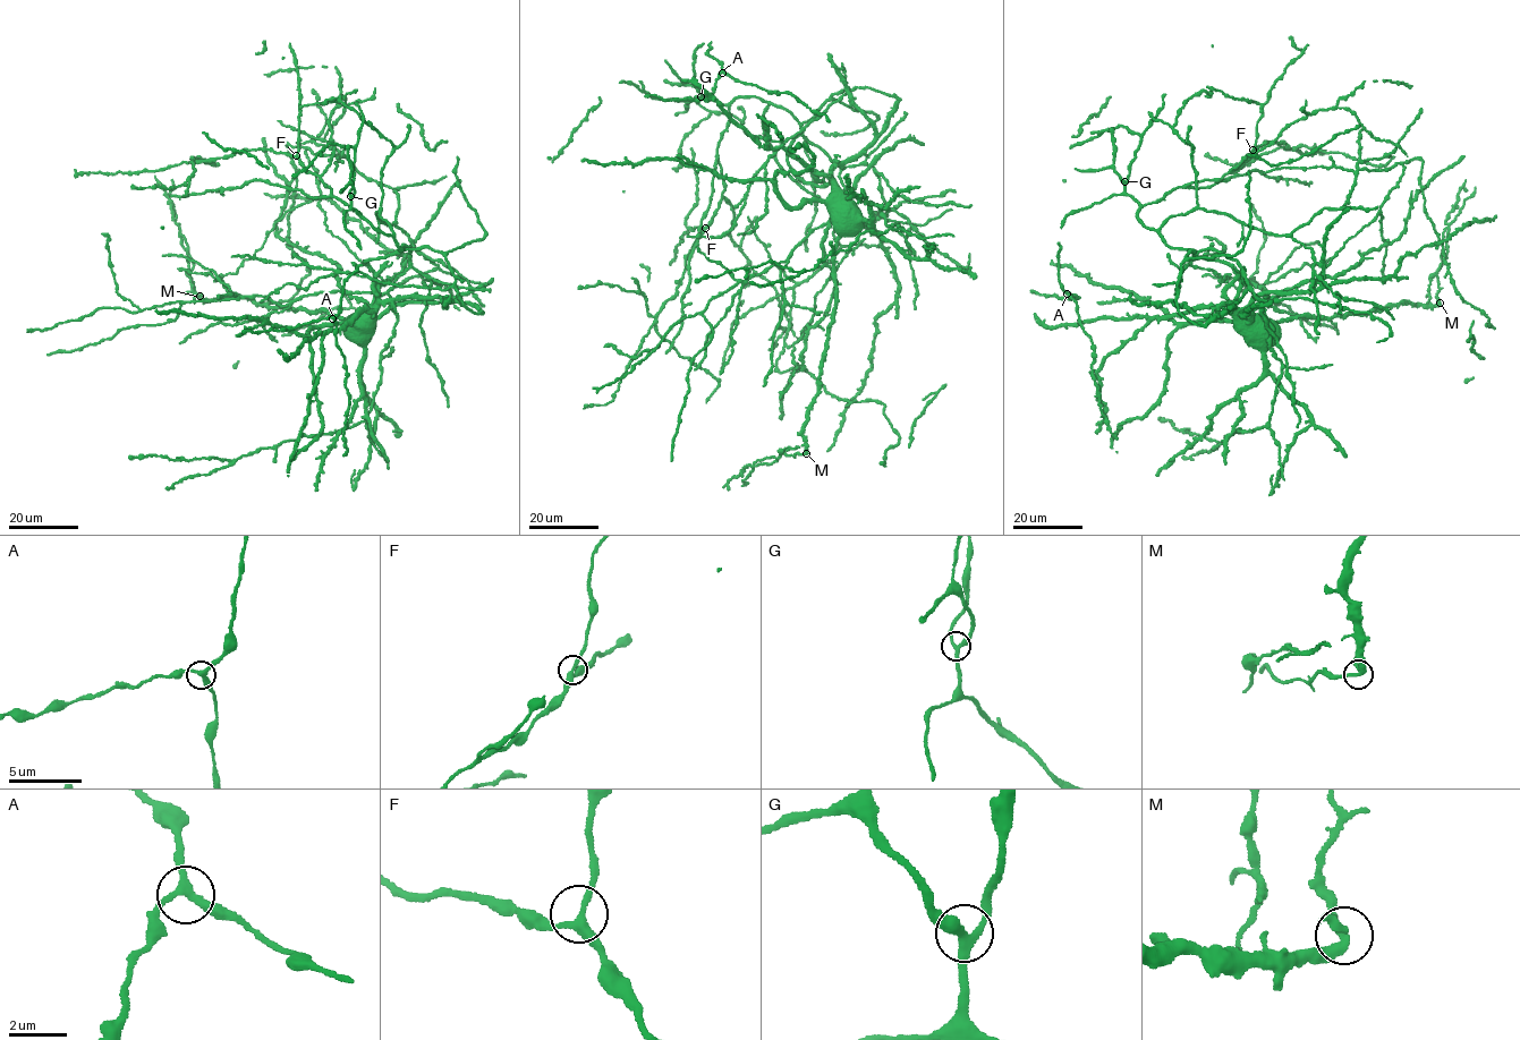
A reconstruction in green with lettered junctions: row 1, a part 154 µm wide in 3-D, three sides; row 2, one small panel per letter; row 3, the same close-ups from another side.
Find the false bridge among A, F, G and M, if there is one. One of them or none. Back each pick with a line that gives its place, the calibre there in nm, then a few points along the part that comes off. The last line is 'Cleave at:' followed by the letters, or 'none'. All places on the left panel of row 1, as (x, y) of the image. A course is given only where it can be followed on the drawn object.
M: Place: (200, 296). Thickness 280 nm. Course of the part to remove: (198, 297), (190, 276), (193, 263), (183, 246), (168, 197), (160, 182), (154, 186)
Cleave at: M

